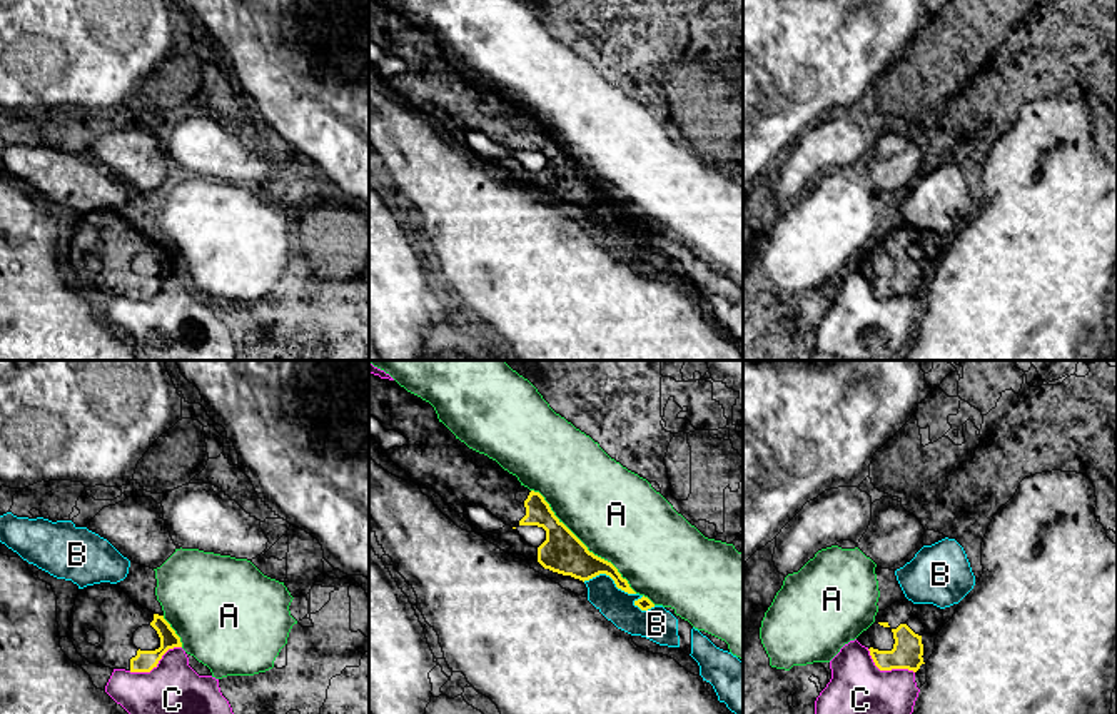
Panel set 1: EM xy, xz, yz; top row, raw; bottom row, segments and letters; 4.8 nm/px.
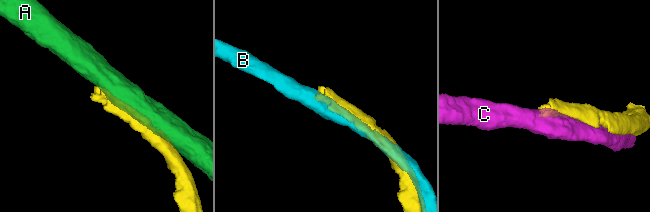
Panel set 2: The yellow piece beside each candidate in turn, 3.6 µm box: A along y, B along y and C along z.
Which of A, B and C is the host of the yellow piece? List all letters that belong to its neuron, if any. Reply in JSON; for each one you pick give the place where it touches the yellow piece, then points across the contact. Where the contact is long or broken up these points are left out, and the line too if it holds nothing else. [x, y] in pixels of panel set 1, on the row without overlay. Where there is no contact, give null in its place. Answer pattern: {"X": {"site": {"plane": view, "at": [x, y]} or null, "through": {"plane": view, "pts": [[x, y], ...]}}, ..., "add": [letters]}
{"add": []}

